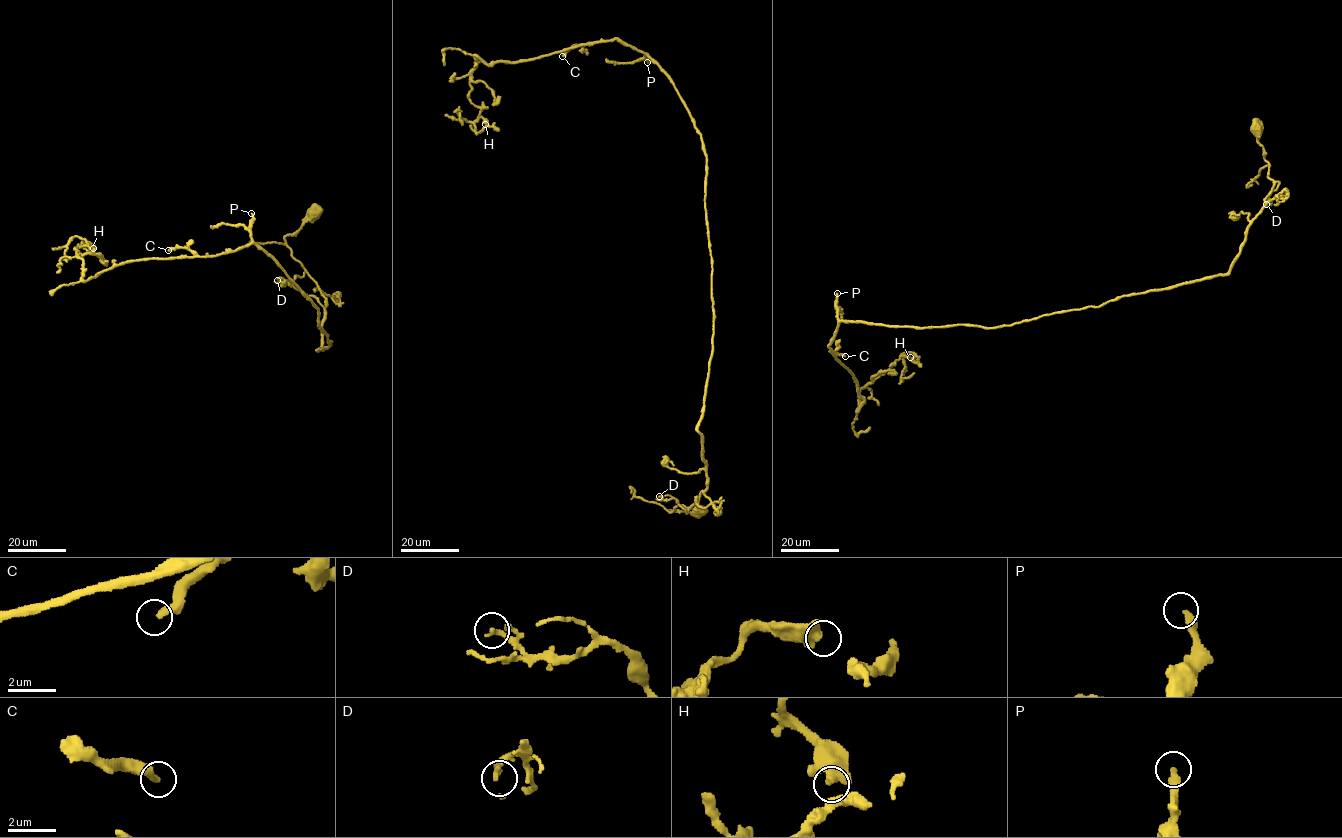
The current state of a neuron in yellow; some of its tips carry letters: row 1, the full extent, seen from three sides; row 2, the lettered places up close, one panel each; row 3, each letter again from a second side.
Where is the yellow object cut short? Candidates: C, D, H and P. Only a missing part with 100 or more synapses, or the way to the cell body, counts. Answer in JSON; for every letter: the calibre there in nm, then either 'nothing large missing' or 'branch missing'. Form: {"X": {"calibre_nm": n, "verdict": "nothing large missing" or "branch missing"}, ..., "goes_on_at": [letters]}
{"C": {"calibre_nm": 360, "verdict": "nothing large missing"}, "D": {"calibre_nm": 200, "verdict": "nothing large missing"}, "H": {"calibre_nm": 500, "verdict": "nothing large missing"}, "P": {"calibre_nm": 320, "verdict": "branch missing"}, "goes_on_at": ["P"]}

